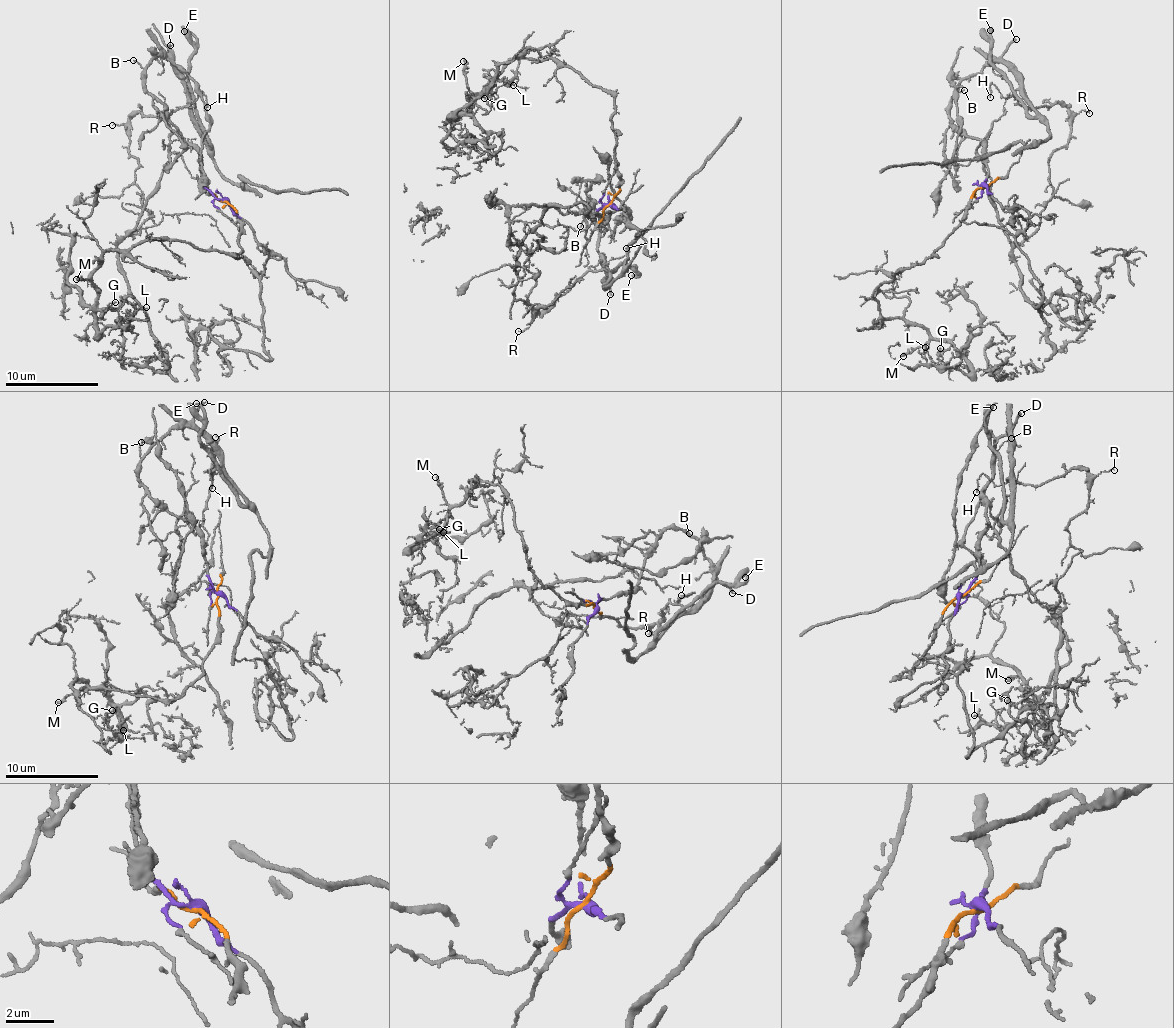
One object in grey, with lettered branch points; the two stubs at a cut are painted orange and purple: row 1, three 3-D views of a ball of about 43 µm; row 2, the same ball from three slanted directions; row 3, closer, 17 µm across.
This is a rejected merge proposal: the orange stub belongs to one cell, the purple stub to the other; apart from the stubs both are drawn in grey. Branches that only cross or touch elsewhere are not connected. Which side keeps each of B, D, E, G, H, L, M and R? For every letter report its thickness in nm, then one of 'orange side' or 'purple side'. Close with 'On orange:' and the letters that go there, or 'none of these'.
B: 90 nm | purple side
D: 180 nm | purple side
E: 200 nm | purple side
G: 80 nm | orange side
H: 110 nm | purple side
L: 110 nm | orange side
M: 240 nm | orange side
R: 90 nm | purple side
On orange: G, L, M

